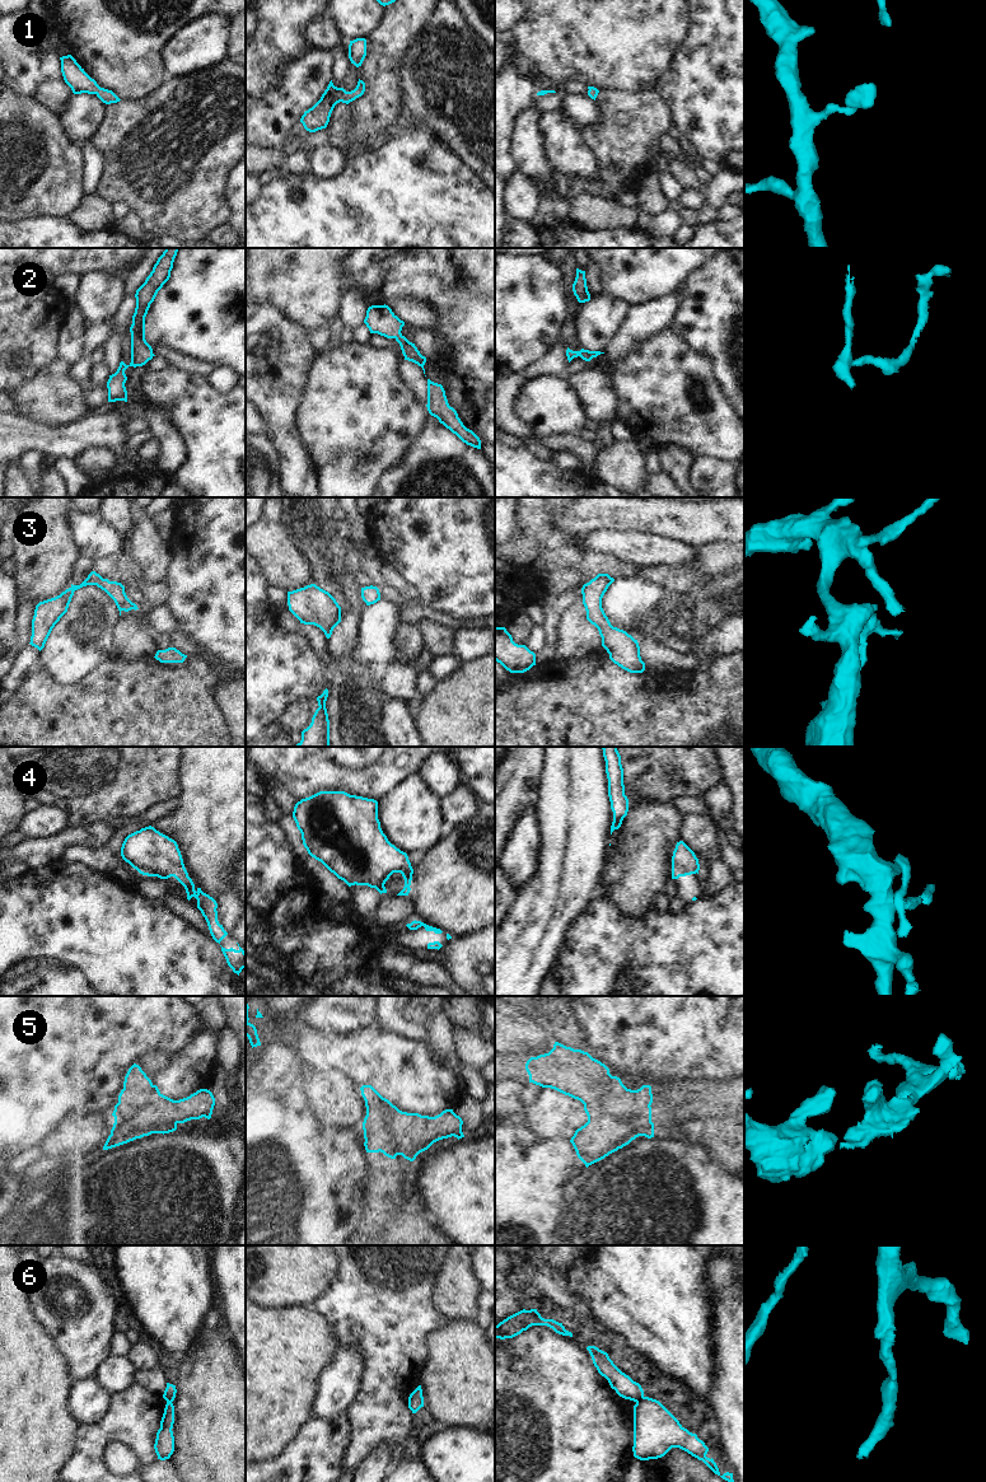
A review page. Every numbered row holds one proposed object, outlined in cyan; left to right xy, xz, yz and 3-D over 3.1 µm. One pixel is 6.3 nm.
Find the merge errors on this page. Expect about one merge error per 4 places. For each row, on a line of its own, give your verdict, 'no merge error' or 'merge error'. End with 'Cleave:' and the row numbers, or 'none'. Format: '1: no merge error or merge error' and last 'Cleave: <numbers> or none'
1: no merge error
2: no merge error
3: no merge error
4: no merge error
5: merge error
6: merge error
Cleave: 5, 6

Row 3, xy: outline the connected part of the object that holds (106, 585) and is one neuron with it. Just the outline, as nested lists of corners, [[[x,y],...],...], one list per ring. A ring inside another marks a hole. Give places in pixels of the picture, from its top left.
[[[92,571],[80,585],[71,584],[71,586],[60,595],[39,602],[36,606],[29,642],[32,646],[37,648],[39,651],[45,648],[52,628],[67,612],[74,592],[87,585],[97,585],[104,590],[115,600],[120,616],[122,611],[128,612],[131,609],[139,609],[137,606],[127,598],[125,586],[121,583],[109,581],[108,579],[103,579],[95,571]]]

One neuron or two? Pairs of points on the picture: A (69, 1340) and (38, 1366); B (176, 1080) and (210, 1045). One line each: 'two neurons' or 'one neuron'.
A: two neurons
B: one neuron

